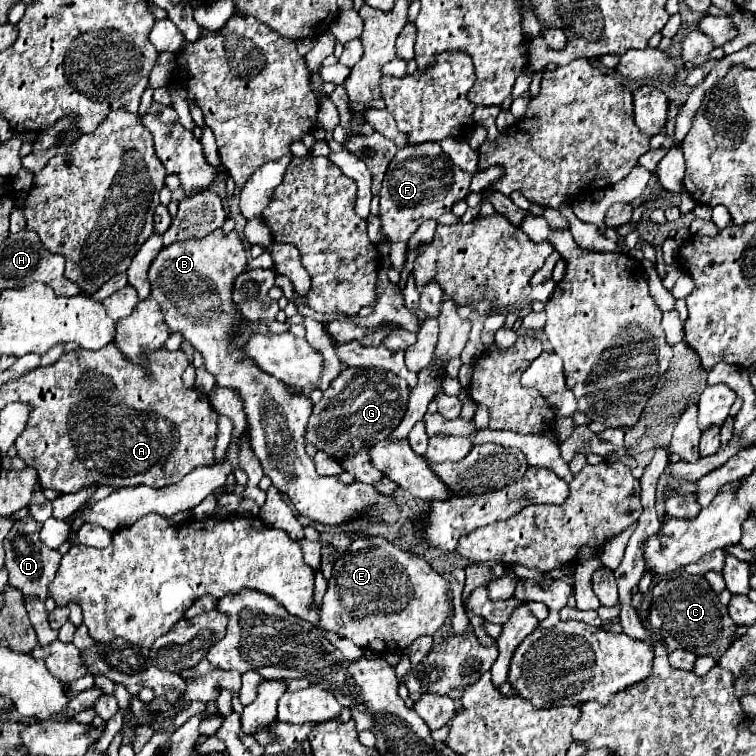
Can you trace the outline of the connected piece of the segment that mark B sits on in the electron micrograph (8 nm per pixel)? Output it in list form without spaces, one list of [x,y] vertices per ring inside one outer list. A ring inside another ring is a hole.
[[[218,229],[204,239],[174,243],[162,249],[150,265],[148,279],[152,285],[152,299],[158,301],[170,333],[180,333],[202,353],[204,369],[214,375],[216,385],[228,387],[240,395],[252,451],[262,463],[264,475],[272,479],[272,485],[278,491],[284,491],[292,499],[298,513],[324,525],[342,525],[348,517],[376,505],[370,515],[378,515],[386,523],[392,523],[398,517],[398,511],[390,497],[382,495],[382,499],[374,503],[374,489],[370,485],[358,481],[346,485],[336,477],[320,477],[316,473],[312,459],[304,451],[304,429],[312,413],[310,397],[304,391],[294,391],[268,373],[262,373],[254,361],[242,357],[242,349],[250,337],[270,333],[262,321],[254,323],[244,319],[238,305],[232,301],[234,279],[246,271],[246,267],[244,243],[236,231],[222,233]]]

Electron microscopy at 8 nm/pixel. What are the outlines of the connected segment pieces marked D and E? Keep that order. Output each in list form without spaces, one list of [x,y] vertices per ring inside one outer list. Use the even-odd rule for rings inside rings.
[[[24,517],[14,523],[12,531],[8,533],[8,537],[4,541],[8,583],[24,595],[24,601],[32,601],[32,599],[44,601],[48,597],[46,589],[48,589],[50,581],[54,581],[54,573],[58,571],[58,561],[62,559],[62,555],[58,551],[42,545],[42,541],[38,537],[40,527],[42,525],[38,521],[34,521],[32,517]]]
[[[364,537],[356,539],[350,549],[334,561],[332,579],[320,605],[320,629],[338,633],[342,639],[350,639],[358,647],[378,655],[400,655],[412,645],[414,639],[434,635],[444,625],[446,617],[450,615],[450,599],[448,583],[436,571],[432,571],[424,559],[392,545],[384,537]]]

